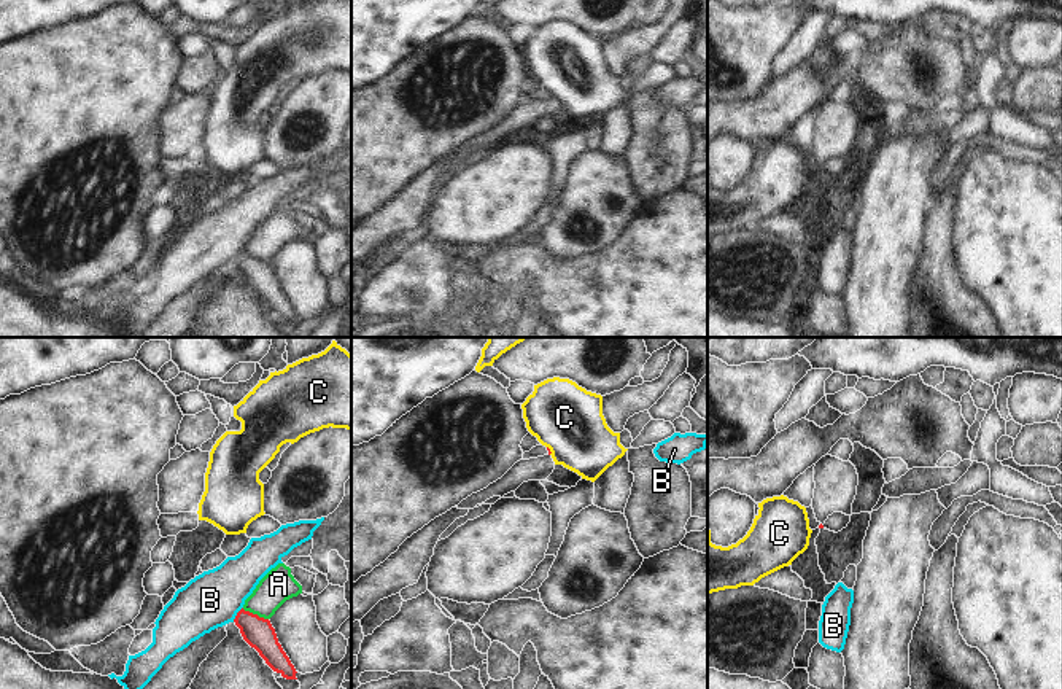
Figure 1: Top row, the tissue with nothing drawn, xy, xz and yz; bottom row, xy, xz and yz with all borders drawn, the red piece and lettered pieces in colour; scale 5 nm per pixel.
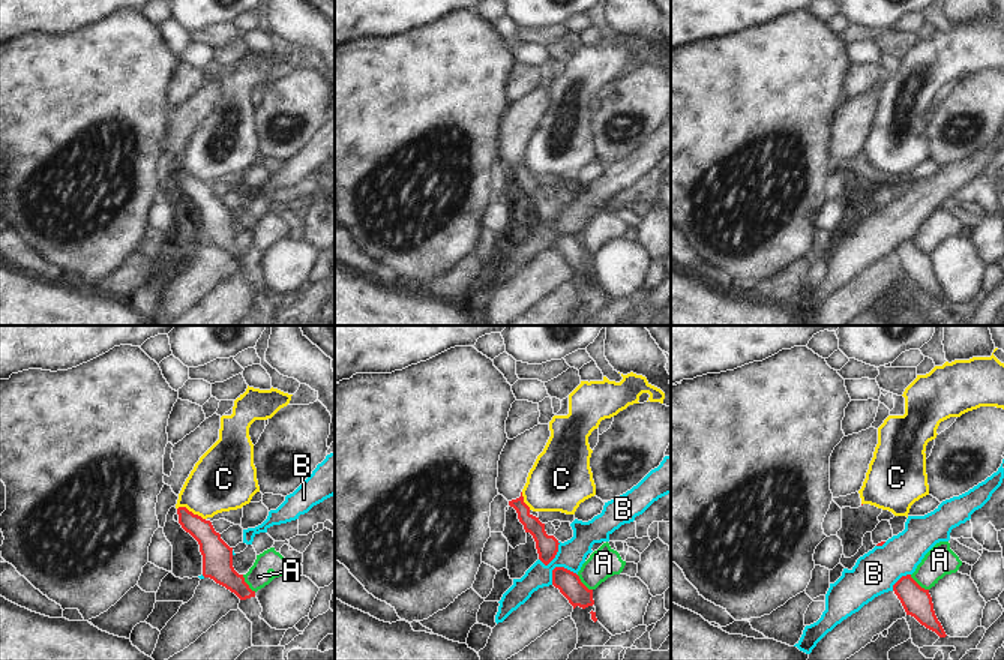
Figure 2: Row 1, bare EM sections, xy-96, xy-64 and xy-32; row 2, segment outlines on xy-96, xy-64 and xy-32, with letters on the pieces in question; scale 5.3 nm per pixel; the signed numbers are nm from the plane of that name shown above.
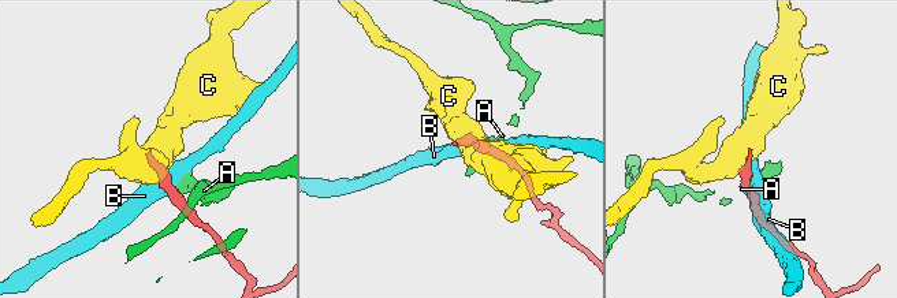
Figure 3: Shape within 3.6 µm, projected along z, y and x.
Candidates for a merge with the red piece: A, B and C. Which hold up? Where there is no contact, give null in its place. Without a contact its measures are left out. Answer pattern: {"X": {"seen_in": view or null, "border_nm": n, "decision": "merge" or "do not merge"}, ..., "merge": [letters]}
{"A": {"seen_in": "xy", "border_nm": 150, "decision": "do not merge"}, "B": {"seen_in": "xy", "border_nm": 90, "decision": "do not merge"}, "C": {"seen_in": "xz", "border_nm": 50, "decision": "do not merge"}, "merge": []}

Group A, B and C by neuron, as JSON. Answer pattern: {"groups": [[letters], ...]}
{"groups": [["A"], ["B"], ["C"]]}

